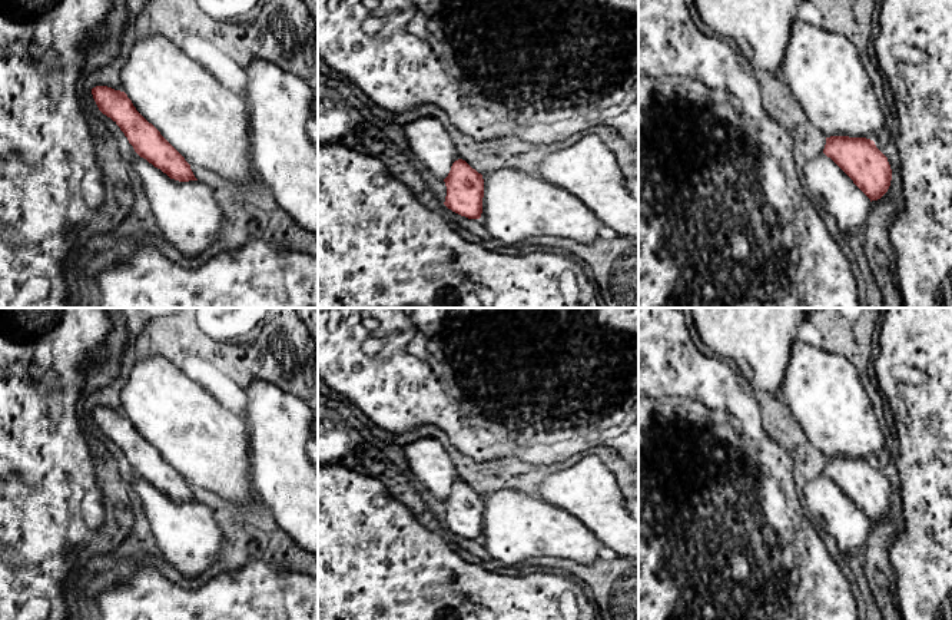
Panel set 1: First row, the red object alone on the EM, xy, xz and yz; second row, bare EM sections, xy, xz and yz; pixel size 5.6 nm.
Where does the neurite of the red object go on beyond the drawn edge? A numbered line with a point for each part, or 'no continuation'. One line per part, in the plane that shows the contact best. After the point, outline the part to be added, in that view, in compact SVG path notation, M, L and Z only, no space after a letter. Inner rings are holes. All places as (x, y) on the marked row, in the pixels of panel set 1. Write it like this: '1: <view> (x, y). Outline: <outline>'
no continuation

